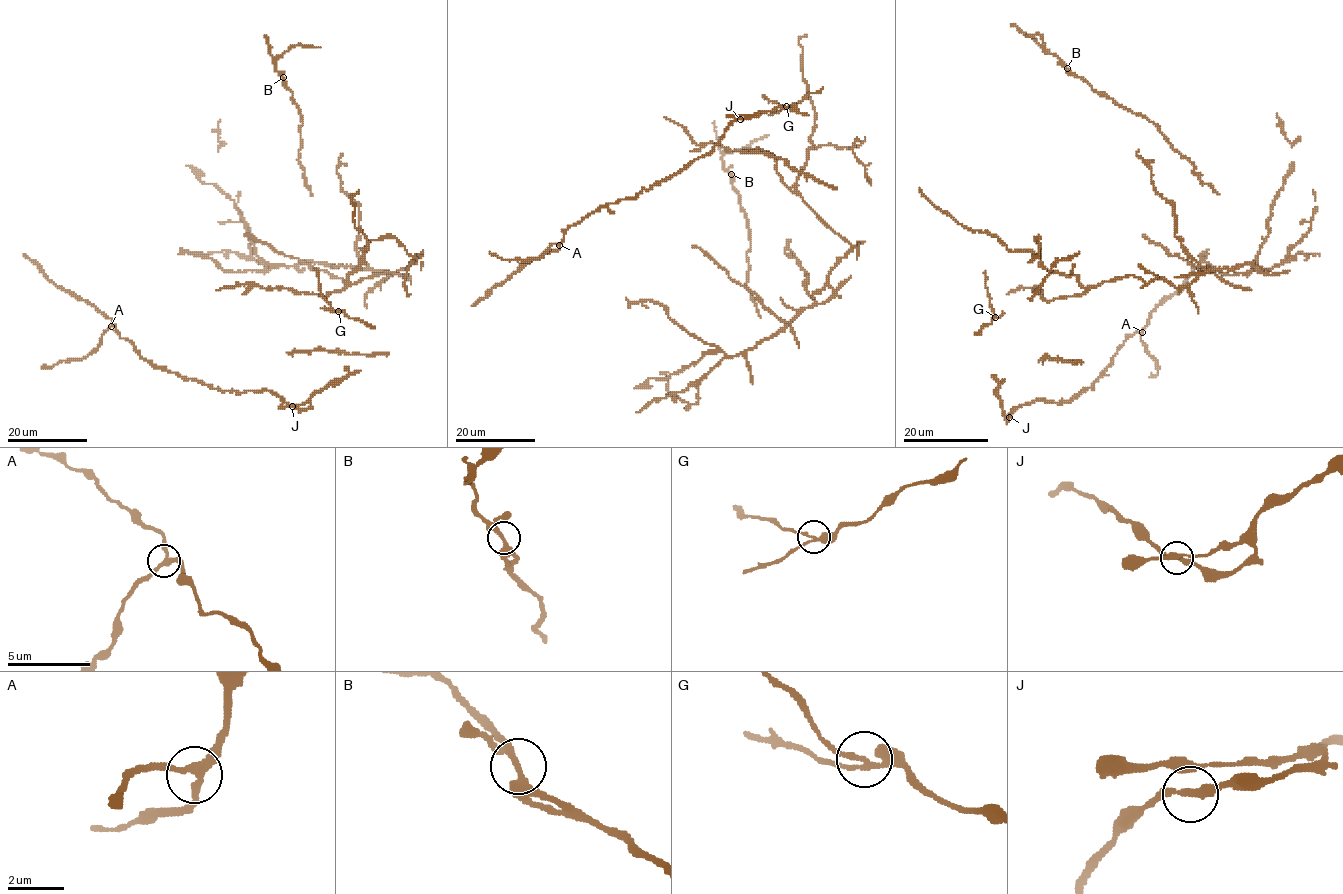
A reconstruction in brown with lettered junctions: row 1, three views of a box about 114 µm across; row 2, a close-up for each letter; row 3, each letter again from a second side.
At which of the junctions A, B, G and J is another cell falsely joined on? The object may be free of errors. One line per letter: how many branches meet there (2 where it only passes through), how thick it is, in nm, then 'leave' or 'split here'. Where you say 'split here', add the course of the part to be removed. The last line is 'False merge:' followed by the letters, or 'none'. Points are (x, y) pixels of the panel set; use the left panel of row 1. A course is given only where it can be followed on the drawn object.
A: 3 | 240 nm | leave
B: 3 | 260 nm | leave
G: 3 | 170 nm | split here | (338, 312), (324, 299), (315, 268)
J: 3 | 200 nm | leave
False merge: G

